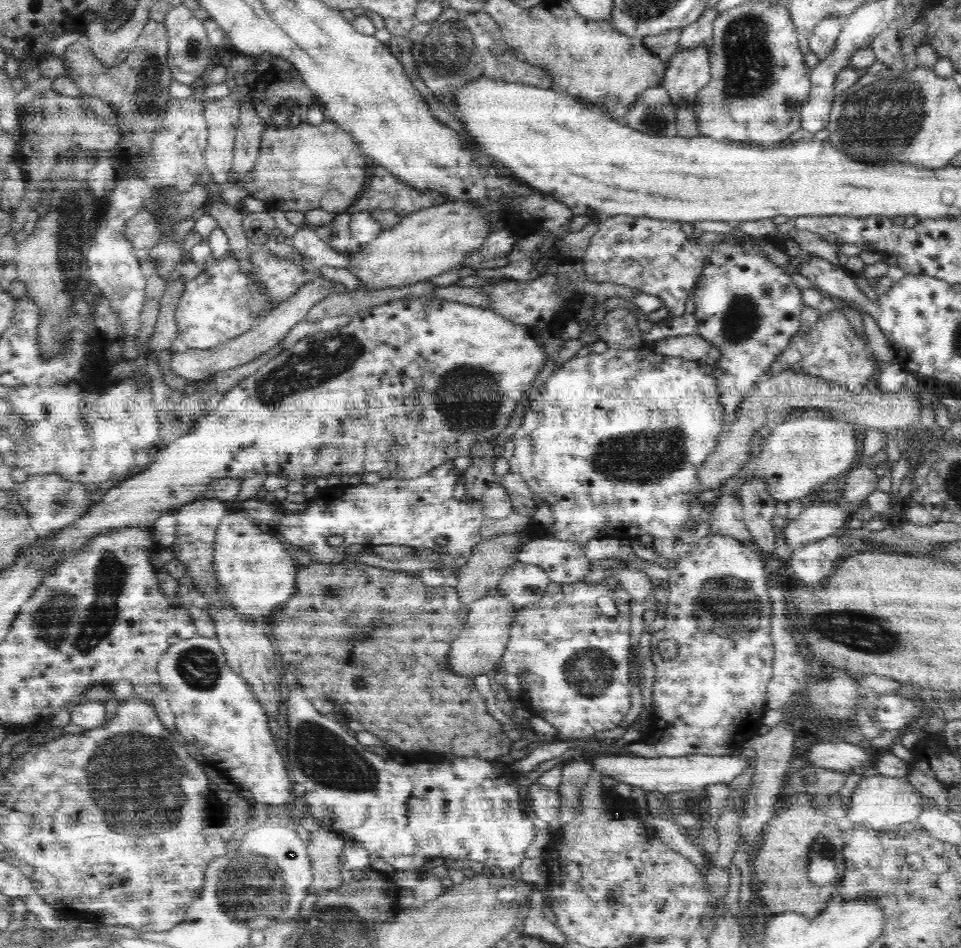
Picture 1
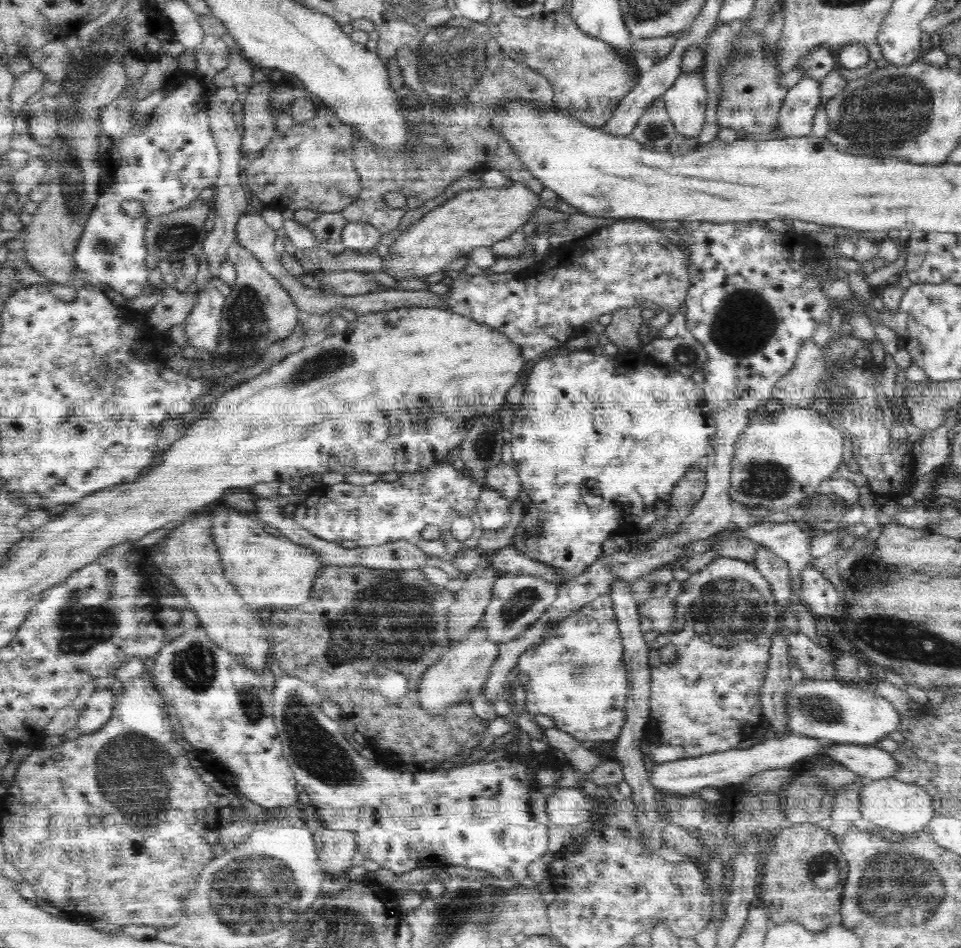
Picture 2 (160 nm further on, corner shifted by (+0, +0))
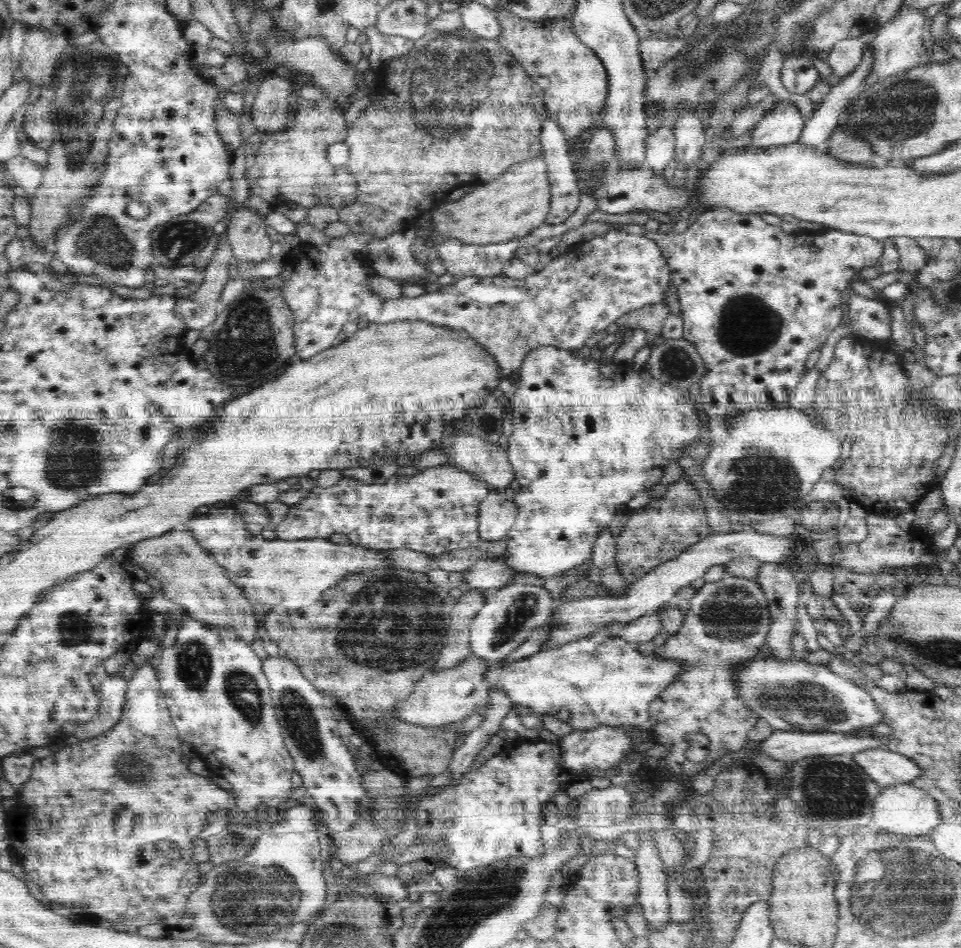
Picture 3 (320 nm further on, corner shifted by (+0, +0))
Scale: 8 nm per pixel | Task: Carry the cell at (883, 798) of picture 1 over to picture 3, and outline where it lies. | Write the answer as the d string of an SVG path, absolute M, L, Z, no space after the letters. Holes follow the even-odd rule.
M912 783L894 784L884 787L874 804L874 822L880 830L894 834L912 834L912 836L928 836L941 822L936 800L924 790L918 789Z

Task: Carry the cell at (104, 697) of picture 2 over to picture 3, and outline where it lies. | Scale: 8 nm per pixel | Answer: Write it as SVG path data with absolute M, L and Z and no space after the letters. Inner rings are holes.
M122 674L108 675L98 689L98 697L100 697L99 714L93 719L93 722L77 726L75 729L76 738L81 741L88 740L117 726L123 718L128 688L128 680Z

